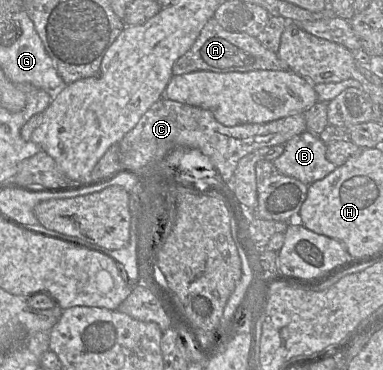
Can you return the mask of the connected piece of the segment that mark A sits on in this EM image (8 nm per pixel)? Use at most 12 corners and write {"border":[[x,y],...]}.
{"border":[[212,17],[172,67],[174,76],[286,71],[256,37]]}

